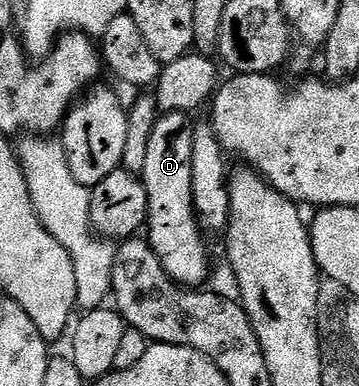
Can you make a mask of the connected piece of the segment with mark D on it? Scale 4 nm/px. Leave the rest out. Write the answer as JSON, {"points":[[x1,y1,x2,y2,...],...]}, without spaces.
{"points":[[185,113,160,116,153,127,153,135,149,135,149,152,141,180,149,199,146,240,172,281,184,287,199,287,211,273,211,253,207,250,208,238,195,215,193,203,193,131,196,122,191,120]]}

